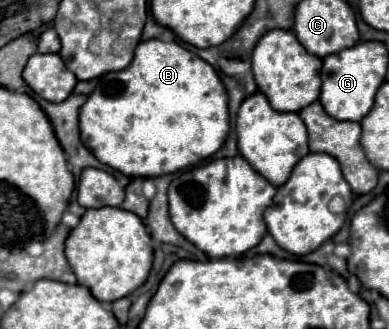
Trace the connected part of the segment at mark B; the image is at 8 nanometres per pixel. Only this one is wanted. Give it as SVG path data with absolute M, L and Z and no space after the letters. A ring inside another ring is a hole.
M145 40L137 44L131 64L119 72L99 78L95 90L79 110L81 142L101 164L119 170L129 178L157 178L195 166L211 158L229 134L227 92L211 64L177 42Z

